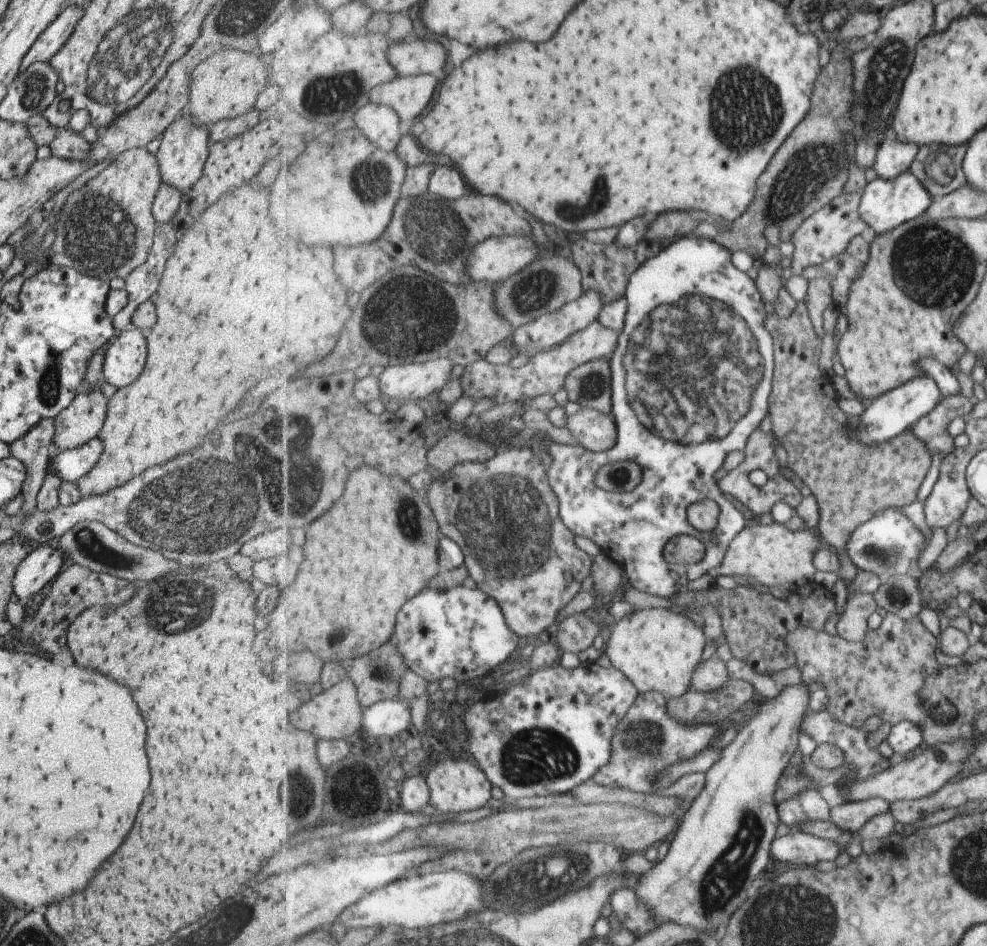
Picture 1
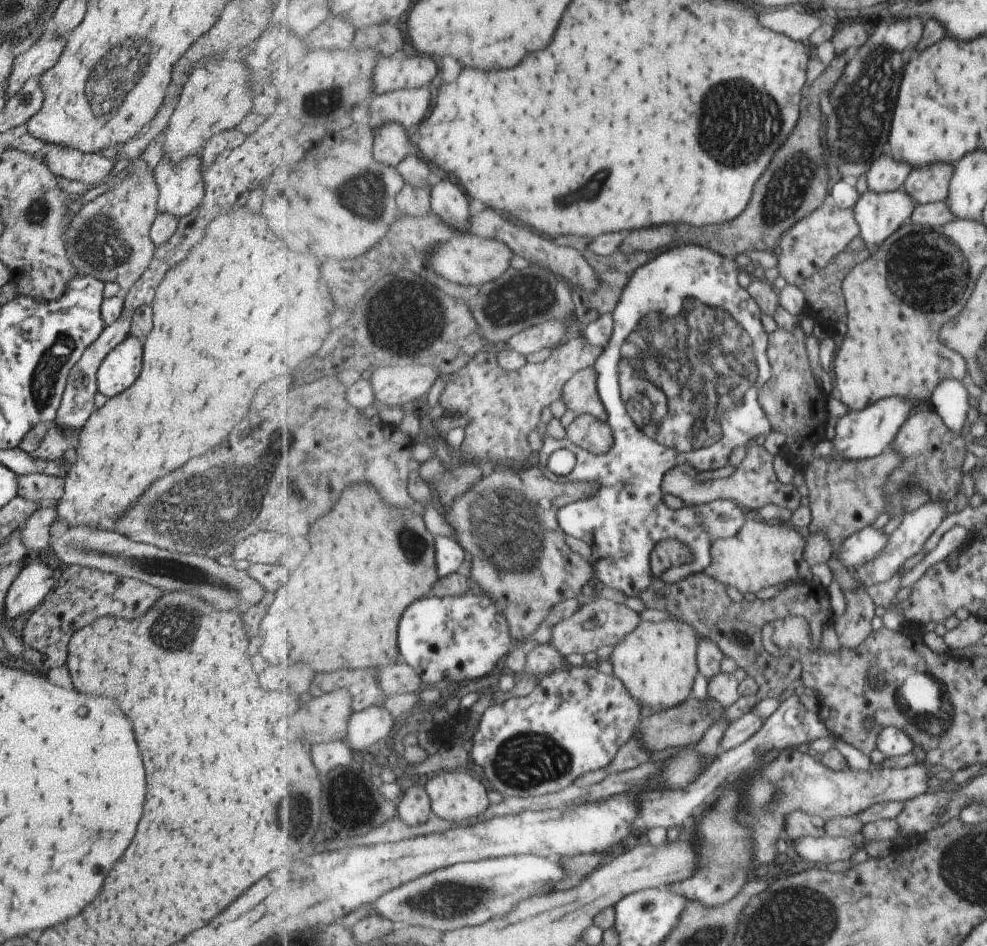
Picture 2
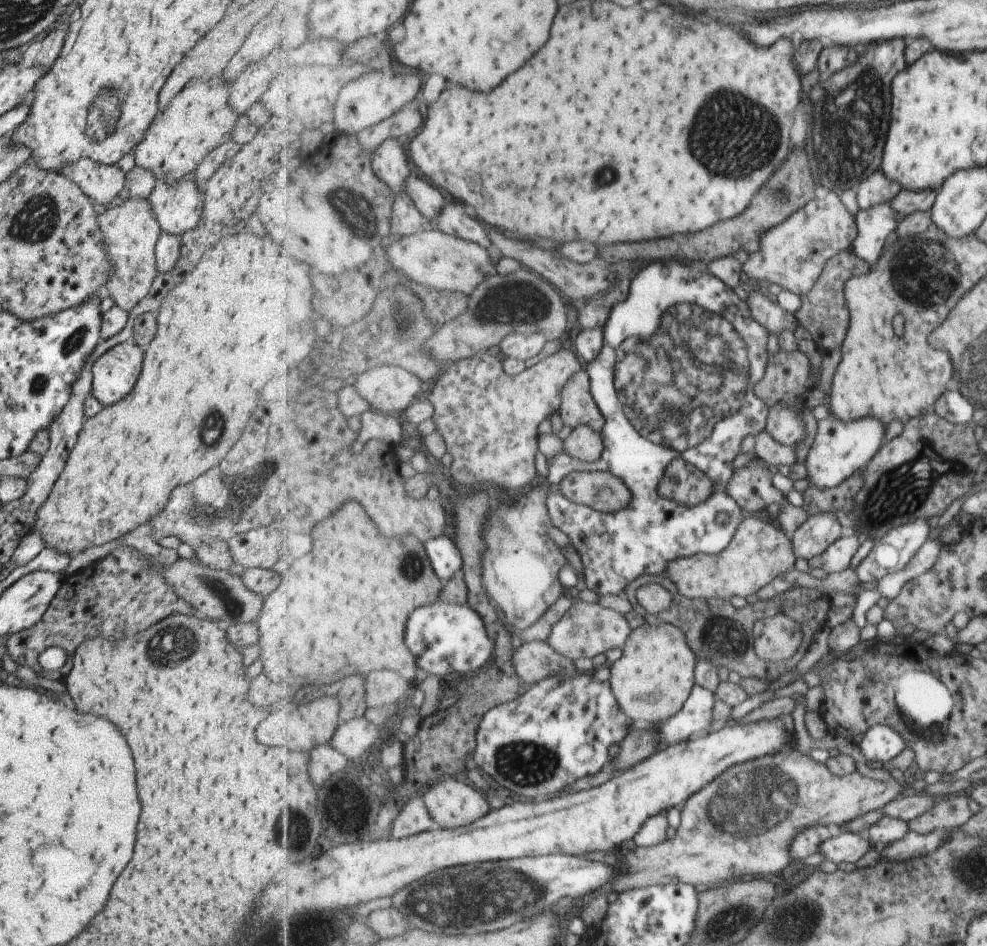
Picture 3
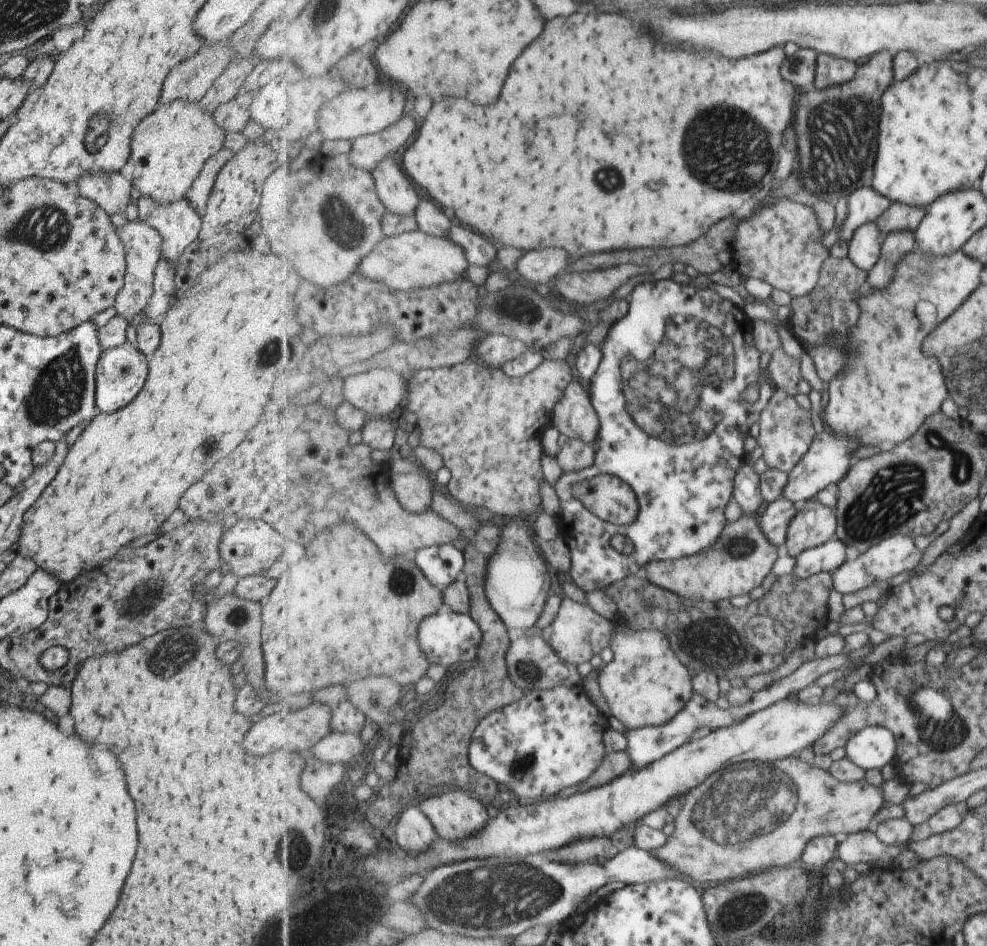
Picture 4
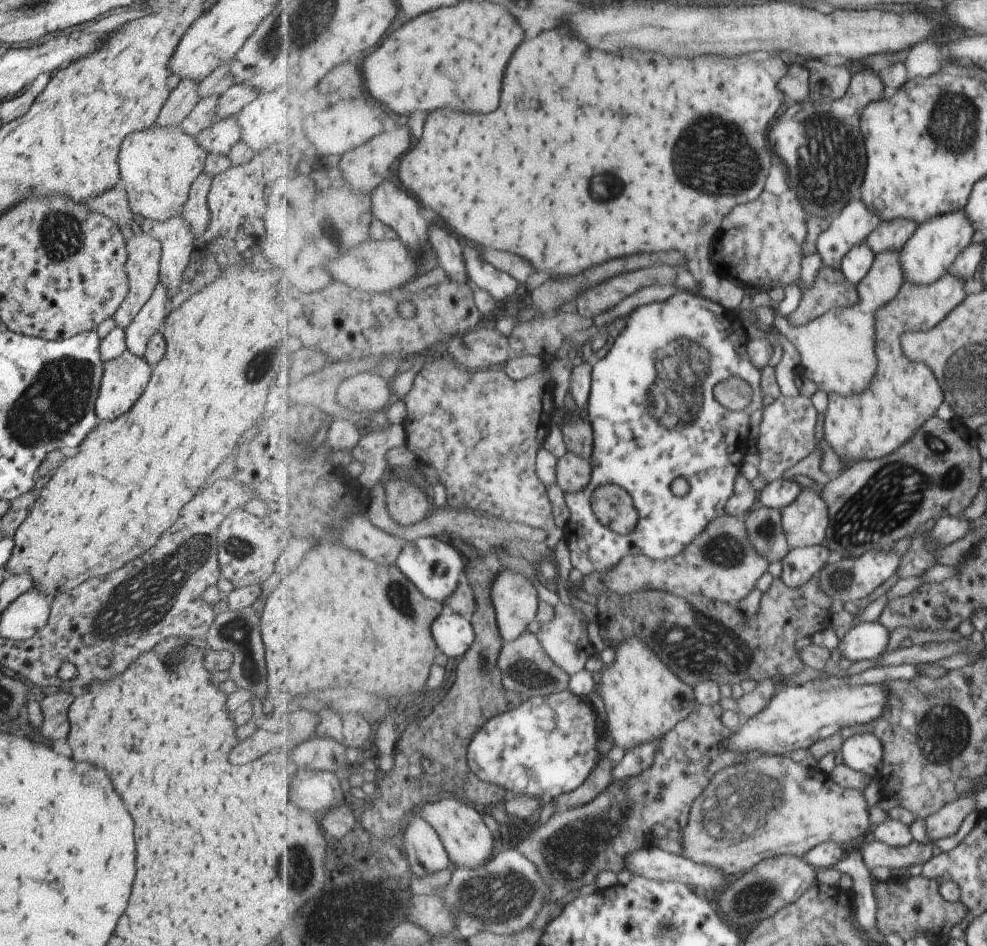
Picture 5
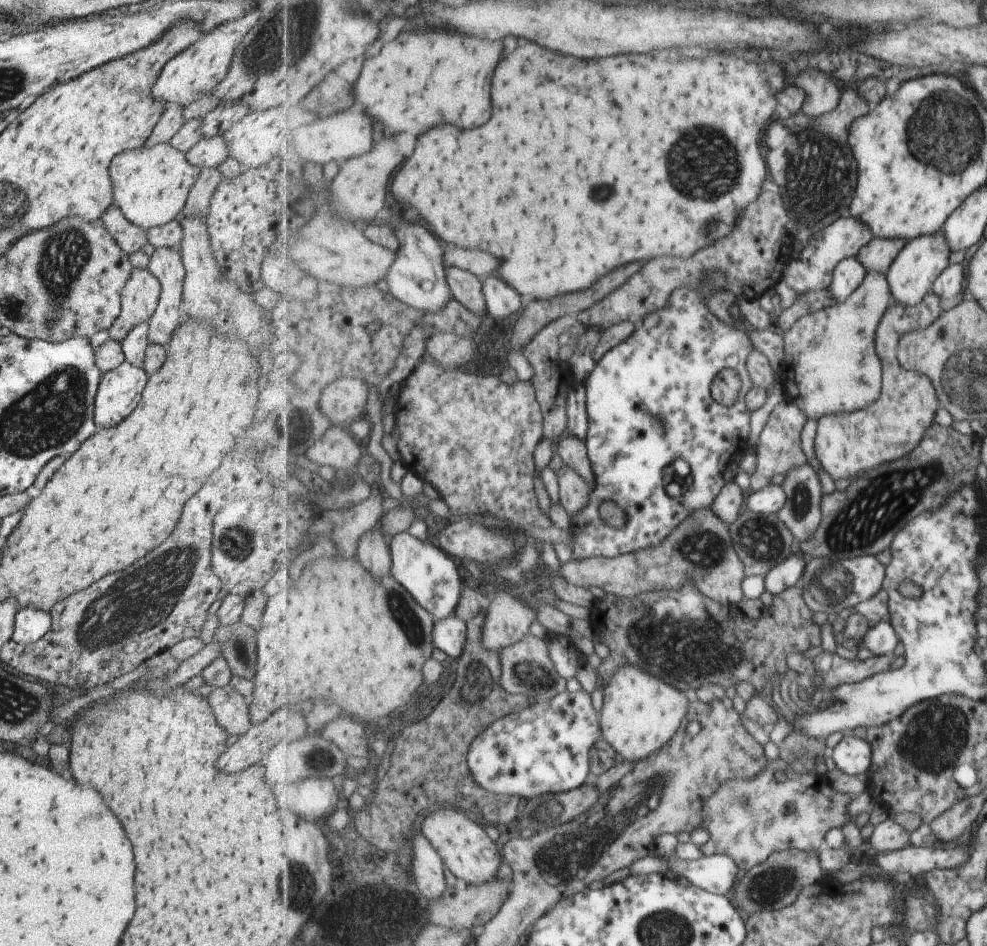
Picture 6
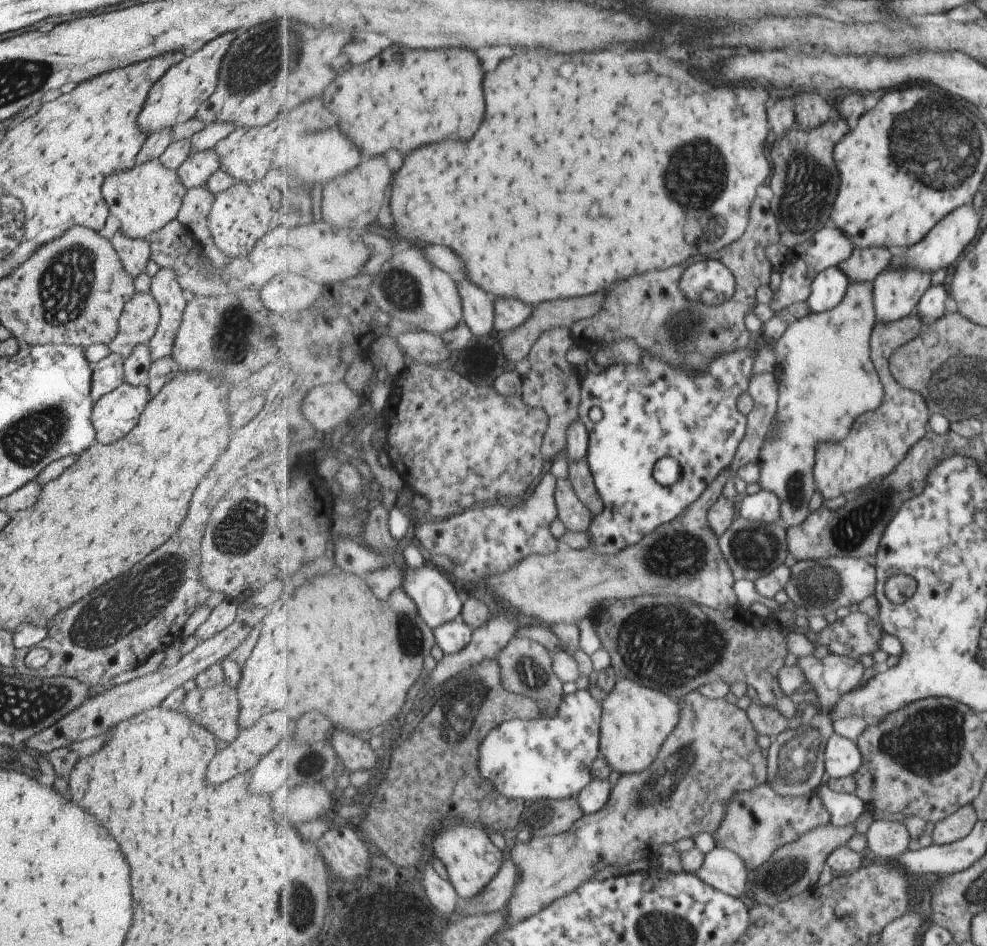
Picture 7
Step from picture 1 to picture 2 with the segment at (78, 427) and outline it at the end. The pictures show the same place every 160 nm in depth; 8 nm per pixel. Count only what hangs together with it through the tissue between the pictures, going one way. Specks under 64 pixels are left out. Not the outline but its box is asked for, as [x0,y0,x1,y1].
[27,421,78,462]

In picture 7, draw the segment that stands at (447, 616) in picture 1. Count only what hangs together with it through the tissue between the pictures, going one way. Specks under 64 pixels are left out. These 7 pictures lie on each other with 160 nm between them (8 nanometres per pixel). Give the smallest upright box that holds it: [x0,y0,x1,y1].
[435,615,474,654]

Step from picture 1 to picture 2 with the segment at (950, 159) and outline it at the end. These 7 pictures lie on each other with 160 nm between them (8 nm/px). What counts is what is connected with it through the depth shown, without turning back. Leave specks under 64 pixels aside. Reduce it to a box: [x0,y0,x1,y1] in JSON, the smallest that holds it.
[903,161,954,204]

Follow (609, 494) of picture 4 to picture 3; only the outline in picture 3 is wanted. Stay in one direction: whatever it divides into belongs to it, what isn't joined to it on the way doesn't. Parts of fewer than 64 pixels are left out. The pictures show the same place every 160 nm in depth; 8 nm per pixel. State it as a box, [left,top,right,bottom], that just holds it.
[559,471,632,513]

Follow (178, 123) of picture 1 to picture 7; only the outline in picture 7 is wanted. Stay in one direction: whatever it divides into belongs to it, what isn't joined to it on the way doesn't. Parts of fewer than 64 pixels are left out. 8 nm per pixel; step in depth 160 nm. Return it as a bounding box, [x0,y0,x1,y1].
[146,268,186,362]

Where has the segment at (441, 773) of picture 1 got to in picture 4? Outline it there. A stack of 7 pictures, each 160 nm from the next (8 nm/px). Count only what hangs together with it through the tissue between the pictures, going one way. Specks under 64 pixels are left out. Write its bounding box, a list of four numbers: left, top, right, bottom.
[420,789,490,841]

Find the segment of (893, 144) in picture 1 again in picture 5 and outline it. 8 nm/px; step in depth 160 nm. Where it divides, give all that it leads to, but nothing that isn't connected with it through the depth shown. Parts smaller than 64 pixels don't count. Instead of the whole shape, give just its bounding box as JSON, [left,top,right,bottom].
[816,199,882,269]

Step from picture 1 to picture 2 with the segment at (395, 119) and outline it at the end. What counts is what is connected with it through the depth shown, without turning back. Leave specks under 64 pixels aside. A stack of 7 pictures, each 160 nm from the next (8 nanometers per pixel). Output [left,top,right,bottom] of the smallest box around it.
[374,121,414,167]

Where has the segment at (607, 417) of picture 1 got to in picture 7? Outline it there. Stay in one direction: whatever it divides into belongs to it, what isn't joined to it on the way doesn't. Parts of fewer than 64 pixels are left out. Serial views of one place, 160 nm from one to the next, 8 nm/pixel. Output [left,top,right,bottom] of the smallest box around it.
[556,478,593,533]

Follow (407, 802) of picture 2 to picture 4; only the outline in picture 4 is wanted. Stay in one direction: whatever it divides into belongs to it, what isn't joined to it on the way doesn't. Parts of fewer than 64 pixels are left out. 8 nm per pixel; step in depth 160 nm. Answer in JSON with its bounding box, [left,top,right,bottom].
[395,805,438,855]

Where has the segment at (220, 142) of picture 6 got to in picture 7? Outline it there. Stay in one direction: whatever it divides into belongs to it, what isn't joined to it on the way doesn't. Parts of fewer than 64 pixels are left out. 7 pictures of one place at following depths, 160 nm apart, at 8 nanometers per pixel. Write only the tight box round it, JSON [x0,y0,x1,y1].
[175,149,219,190]

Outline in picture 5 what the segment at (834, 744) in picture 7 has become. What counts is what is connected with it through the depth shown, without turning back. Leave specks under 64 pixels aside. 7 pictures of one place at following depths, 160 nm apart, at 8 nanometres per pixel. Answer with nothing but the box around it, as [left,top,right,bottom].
[841,733,884,778]

